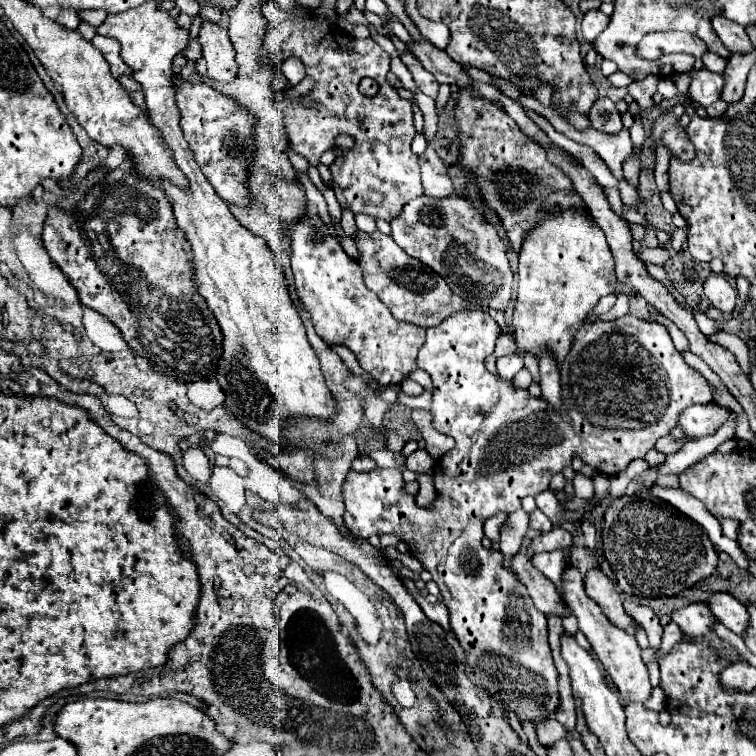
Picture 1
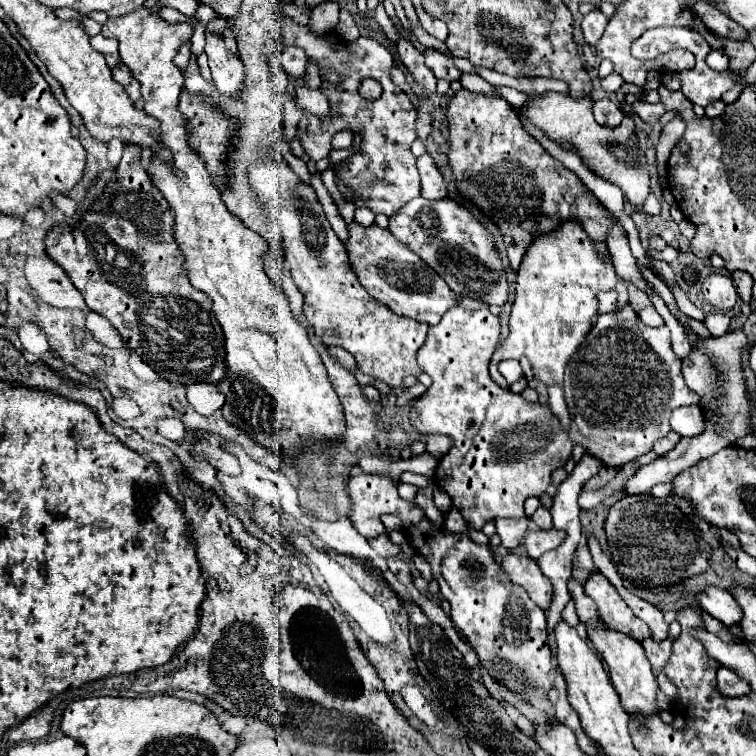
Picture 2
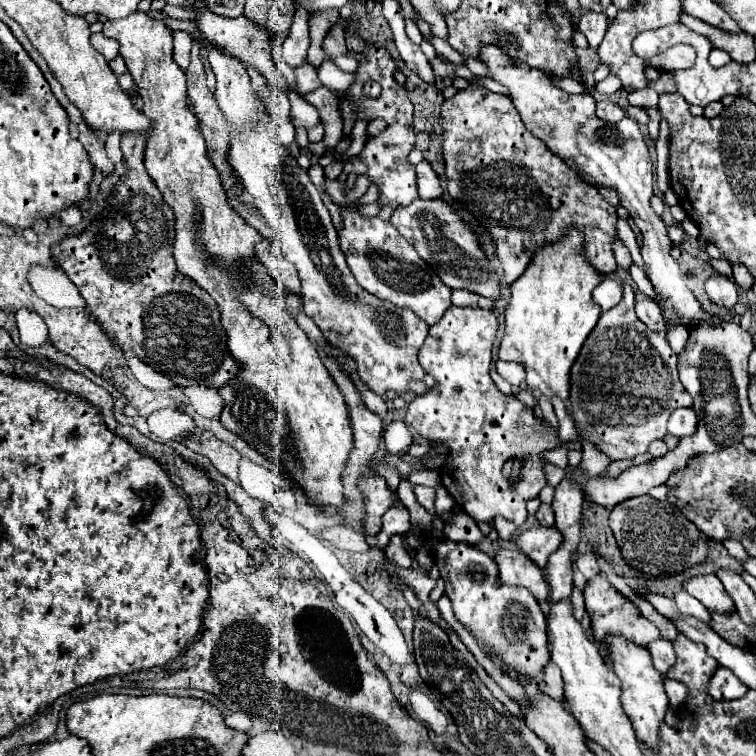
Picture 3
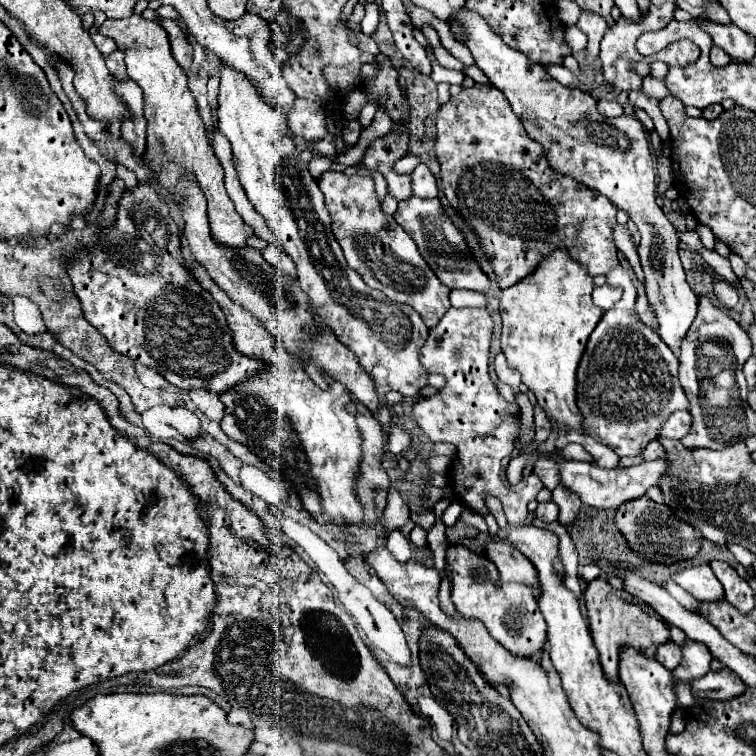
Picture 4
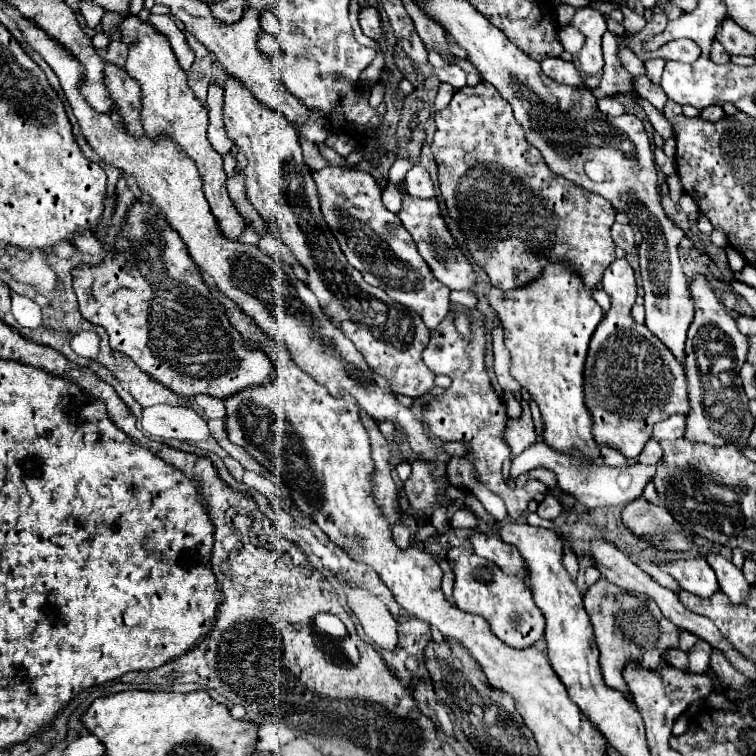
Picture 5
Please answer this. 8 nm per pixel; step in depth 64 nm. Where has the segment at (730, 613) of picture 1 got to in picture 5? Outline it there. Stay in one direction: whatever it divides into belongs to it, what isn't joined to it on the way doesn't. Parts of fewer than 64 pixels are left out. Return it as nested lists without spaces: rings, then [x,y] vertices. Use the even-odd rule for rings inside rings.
[[[696,554],[688,558],[676,558],[668,562],[658,562],[662,570],[666,570],[684,590],[698,596],[712,596],[718,590],[718,580],[708,562]]]

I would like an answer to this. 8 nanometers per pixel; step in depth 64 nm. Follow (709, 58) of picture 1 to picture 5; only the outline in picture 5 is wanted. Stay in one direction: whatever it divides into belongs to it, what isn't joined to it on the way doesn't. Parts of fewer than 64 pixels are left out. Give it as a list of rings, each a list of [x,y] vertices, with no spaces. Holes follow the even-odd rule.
[[[714,40],[714,44],[712,44],[710,60],[716,62],[716,64],[728,64],[730,62],[730,54],[724,50],[724,46],[718,40]]]

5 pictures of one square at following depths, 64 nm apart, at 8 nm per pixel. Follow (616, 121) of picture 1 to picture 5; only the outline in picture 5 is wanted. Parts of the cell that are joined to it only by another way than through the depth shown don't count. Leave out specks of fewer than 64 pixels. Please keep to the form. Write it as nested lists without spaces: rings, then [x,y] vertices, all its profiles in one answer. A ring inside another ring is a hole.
[[[606,96],[606,98],[598,100],[598,108],[606,116],[622,116],[624,114],[624,106],[616,98],[612,98],[612,96]]]

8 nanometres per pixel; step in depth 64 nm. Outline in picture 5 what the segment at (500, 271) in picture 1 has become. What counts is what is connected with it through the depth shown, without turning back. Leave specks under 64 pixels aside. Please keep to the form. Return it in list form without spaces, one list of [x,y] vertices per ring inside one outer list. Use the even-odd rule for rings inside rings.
[[[404,196],[404,202],[402,202],[402,210],[398,212],[398,218],[402,220],[404,228],[410,232],[410,236],[414,238],[414,244],[418,246],[420,250],[420,256],[428,262],[428,266],[432,268],[434,276],[446,284],[450,290],[464,290],[464,288],[472,288],[474,280],[476,280],[476,274],[472,272],[468,260],[464,258],[464,254],[460,252],[460,248],[456,246],[452,234],[448,232],[444,220],[442,220],[442,214],[440,214],[440,208],[438,208],[438,202],[434,198],[430,200],[422,200],[422,198],[412,198],[412,196]]]

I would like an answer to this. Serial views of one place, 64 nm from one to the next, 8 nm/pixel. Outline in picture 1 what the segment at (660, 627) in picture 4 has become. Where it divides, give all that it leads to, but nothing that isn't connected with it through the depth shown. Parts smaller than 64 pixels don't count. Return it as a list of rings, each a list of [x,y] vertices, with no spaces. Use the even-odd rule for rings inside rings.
[[[592,568],[586,578],[584,578],[584,586],[586,586],[586,594],[596,600],[596,604],[602,608],[602,612],[606,614],[606,618],[618,626],[620,630],[624,630],[626,634],[636,636],[638,632],[638,622],[624,610],[622,606],[622,598],[614,586],[614,582],[600,570],[600,568]]]

